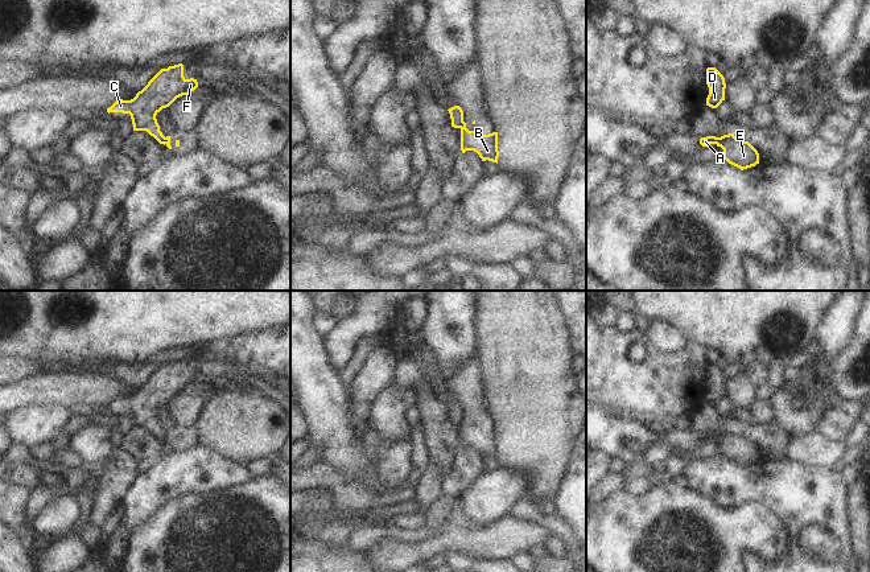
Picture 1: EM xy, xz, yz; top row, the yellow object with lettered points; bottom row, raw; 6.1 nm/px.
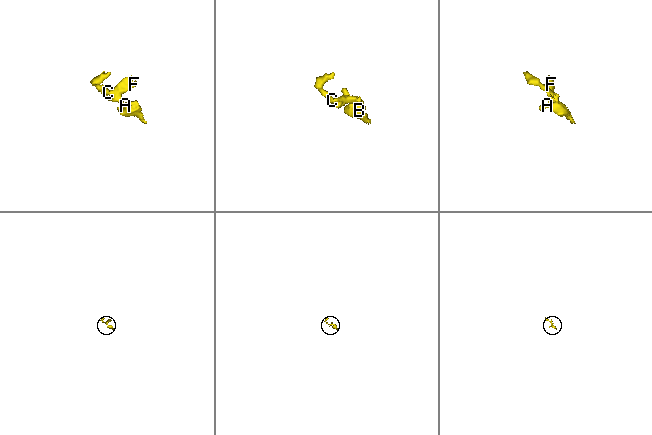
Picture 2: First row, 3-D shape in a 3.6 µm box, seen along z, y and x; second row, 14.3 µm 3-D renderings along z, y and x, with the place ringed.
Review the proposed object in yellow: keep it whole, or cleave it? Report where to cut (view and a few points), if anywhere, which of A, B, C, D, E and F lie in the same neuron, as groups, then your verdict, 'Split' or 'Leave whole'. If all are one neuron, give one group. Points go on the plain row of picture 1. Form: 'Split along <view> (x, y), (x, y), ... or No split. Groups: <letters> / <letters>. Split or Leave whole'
Split along xz (464, 418), (460, 423). Groups: A C D F / B E. Split

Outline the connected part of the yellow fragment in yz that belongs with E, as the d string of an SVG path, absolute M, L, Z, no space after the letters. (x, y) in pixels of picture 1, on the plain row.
M734 429L717 433L717 443L723 445L723 454L741 466L759 460L758 447L749 437L737 435Z

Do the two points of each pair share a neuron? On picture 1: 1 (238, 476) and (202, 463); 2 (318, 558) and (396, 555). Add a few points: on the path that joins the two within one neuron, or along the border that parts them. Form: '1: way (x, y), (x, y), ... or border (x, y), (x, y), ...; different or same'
1: way (229, 473), (211, 470); same
2: border (365, 552), (370, 558); different

